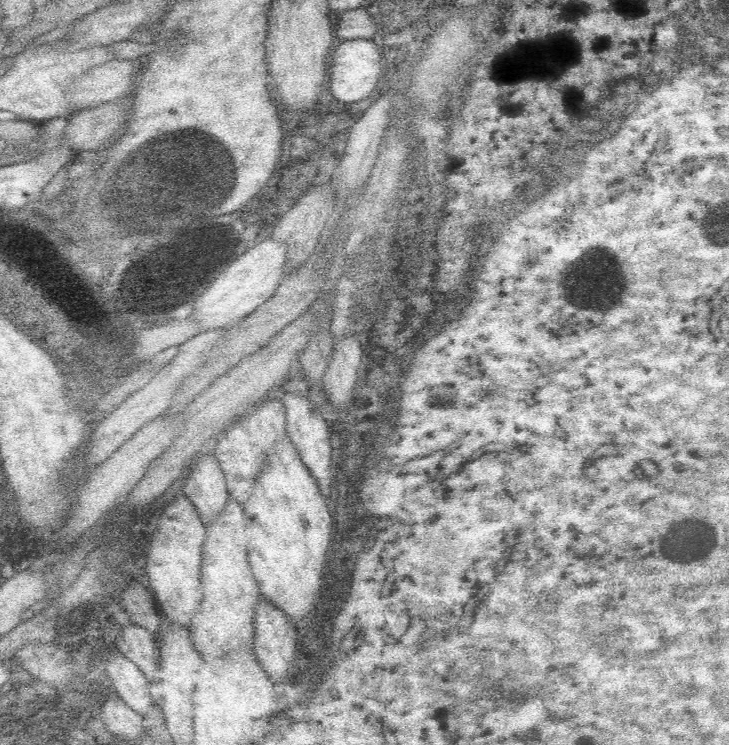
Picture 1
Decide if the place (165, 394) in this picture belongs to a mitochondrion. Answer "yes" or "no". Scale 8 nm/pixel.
no

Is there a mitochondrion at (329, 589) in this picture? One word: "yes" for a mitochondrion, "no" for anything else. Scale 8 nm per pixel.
no

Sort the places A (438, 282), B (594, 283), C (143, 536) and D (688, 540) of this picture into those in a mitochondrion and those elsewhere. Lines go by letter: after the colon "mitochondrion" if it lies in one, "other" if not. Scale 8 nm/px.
A: mitochondrion
B: mitochondrion
C: other
D: mitochondrion

